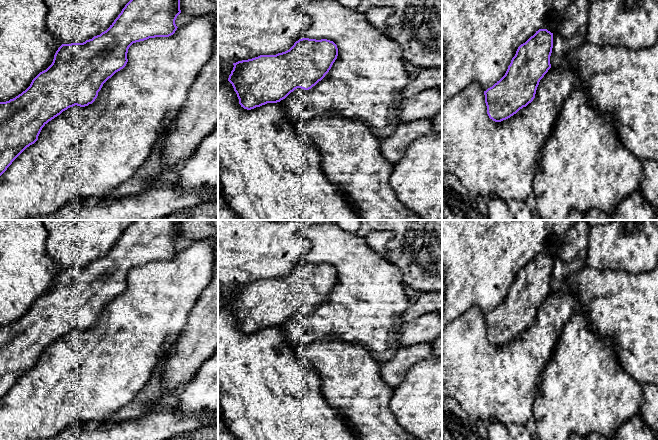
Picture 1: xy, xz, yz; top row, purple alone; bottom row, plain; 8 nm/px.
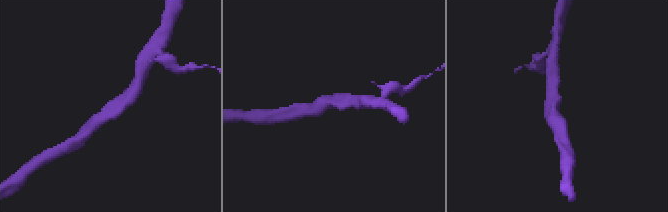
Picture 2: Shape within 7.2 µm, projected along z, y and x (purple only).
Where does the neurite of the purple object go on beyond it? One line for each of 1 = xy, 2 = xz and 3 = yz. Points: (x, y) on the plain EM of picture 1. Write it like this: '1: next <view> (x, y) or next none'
1: next none
2: next none
3: next none

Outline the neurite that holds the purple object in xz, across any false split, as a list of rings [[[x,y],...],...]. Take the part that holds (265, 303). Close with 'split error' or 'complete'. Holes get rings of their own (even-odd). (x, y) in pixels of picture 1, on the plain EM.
[[[302,262],[287,275],[233,287],[228,305],[247,334],[285,323],[297,312],[309,314],[337,283],[337,269],[327,263]]]; complete

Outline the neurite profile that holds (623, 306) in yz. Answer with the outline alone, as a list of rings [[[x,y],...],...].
[[[585,265],[576,272],[566,271],[565,282],[577,300],[574,313],[585,312],[591,329],[612,341],[615,357],[623,370],[640,384],[658,385],[658,265],[642,273],[599,271]]]

